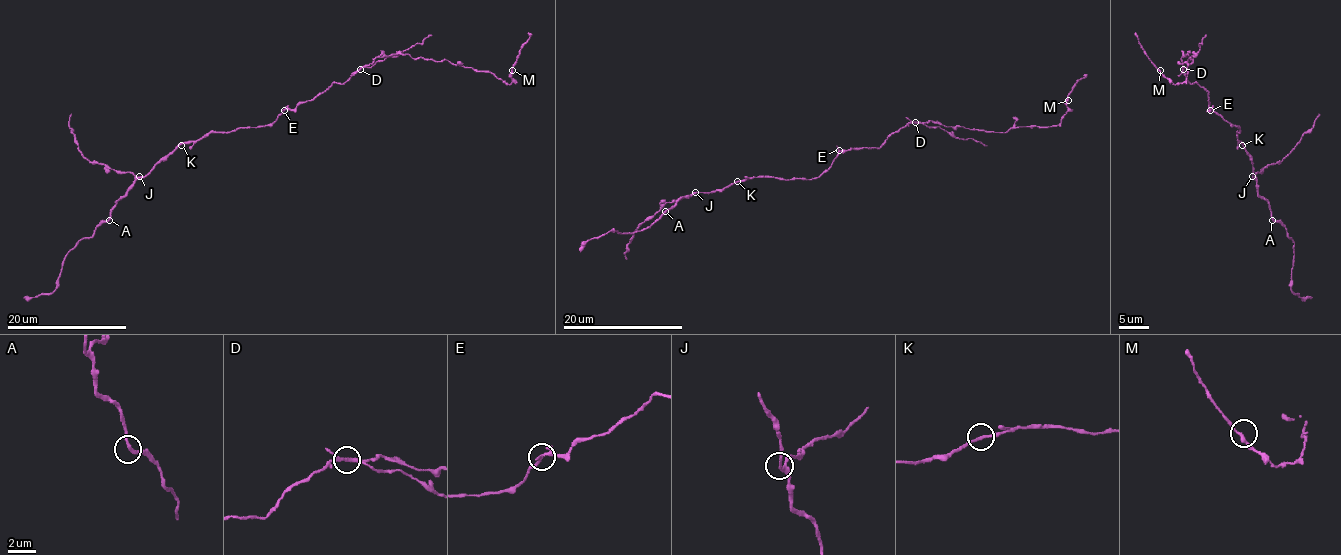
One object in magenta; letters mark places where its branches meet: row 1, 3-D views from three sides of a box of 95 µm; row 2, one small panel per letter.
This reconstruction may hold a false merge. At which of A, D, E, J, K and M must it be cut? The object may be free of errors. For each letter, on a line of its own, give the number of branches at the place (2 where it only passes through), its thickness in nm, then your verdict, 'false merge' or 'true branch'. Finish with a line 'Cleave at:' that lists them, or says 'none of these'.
A: 2 branches meet; 240 nm thick; true branch
D: 3 branches meet; 200 nm thick; false merge
E: 2 branches meet; 240 nm thick; true branch
J: 3 branches meet; 220 nm thick; true branch
K: 2 branches meet; 200 nm thick; true branch
M: 2 branches meet; 240 nm thick; true branch
Cleave at: D

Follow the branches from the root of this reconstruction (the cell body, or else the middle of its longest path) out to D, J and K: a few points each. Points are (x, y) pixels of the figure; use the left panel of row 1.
D: (274, 121), (285, 110), (314, 100), (333, 83), (344, 83), (360, 70)
J: (274, 121), (267, 125), (207, 133), (196, 140), (180, 143), (144, 176), (139, 176)
K: (274, 121), (267, 125), (207, 133), (181, 145)

